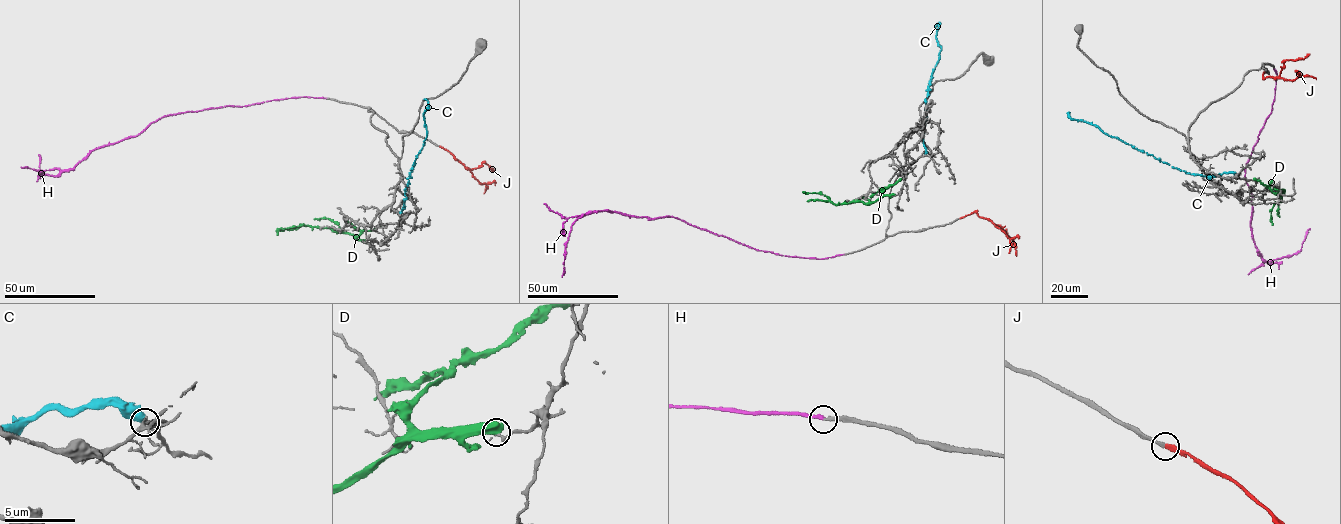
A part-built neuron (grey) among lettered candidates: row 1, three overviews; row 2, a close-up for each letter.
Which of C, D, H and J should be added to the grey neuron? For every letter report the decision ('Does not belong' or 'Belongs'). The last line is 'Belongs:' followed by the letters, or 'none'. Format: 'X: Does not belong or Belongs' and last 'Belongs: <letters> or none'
C: Does not belong
D: Does not belong
H: Belongs
J: Belongs
Belongs: H, J

